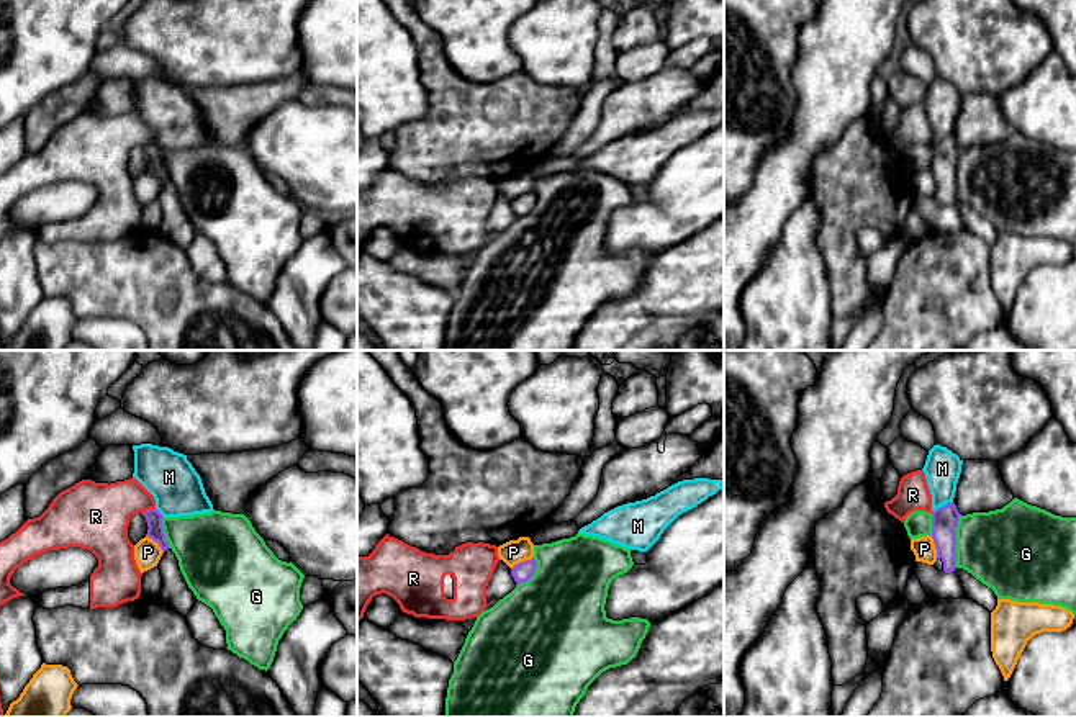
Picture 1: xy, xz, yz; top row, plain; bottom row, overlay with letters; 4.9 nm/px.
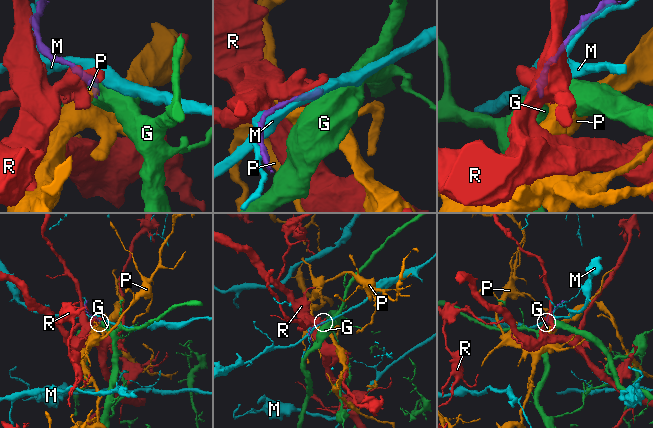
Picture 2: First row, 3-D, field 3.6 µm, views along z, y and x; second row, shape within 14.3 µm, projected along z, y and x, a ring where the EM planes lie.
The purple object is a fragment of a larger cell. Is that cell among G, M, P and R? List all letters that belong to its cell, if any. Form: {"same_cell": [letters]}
{"same_cell": []}

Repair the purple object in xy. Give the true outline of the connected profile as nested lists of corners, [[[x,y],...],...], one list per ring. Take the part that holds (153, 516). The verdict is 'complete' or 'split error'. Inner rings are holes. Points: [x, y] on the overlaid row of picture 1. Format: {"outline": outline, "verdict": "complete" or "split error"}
{"outline": [[[149,509],[142,512],[147,522],[146,537],[152,539],[162,548],[162,557],[157,563],[162,576],[162,588],[157,596],[159,601],[175,609],[183,617],[190,612],[197,601],[197,596],[188,588],[175,553],[172,552],[162,527],[162,514],[157,509]]], "verdict": "split error"}

